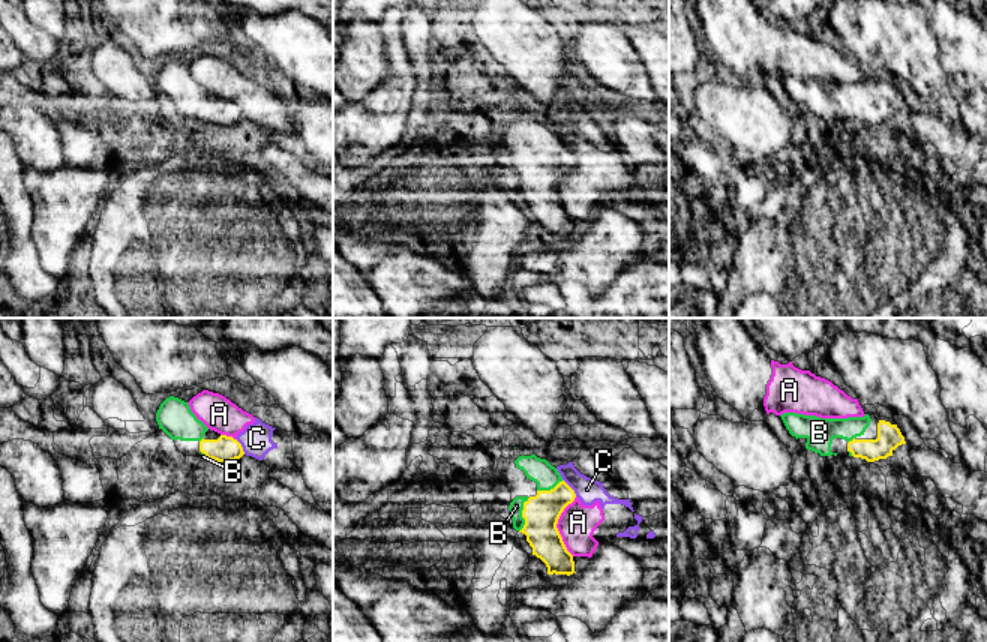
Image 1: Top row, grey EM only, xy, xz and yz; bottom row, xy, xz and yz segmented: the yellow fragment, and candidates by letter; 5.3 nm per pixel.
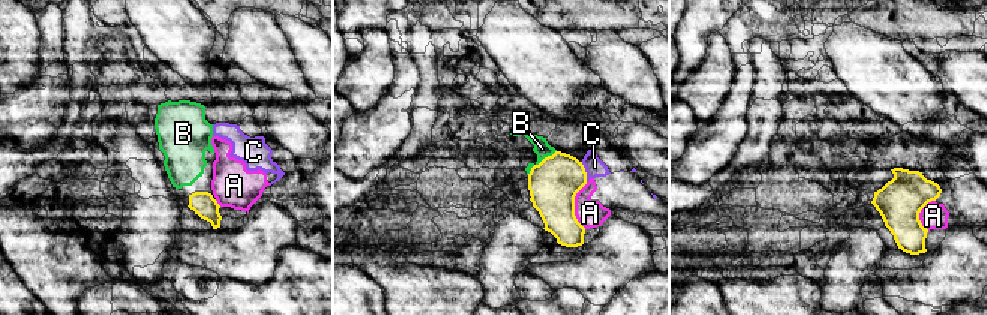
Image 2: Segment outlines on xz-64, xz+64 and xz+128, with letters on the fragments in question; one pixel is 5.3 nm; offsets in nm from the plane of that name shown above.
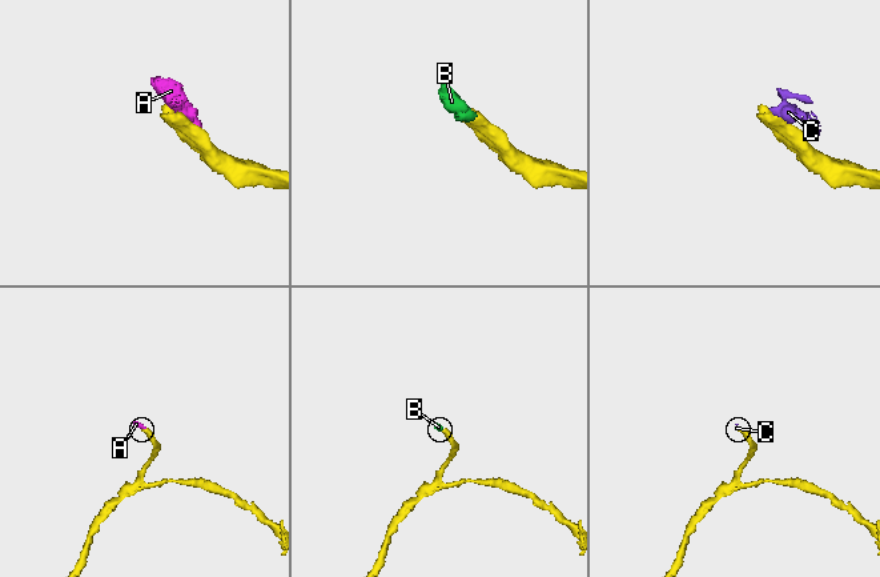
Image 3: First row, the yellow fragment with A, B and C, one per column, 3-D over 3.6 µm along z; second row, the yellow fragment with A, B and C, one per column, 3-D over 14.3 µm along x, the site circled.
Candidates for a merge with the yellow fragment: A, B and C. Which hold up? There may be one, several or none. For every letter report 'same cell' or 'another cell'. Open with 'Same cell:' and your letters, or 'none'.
Same cell: B
A: another cell
B: same cell
C: another cell

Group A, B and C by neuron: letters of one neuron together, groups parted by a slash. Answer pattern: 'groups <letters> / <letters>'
groups A C / B

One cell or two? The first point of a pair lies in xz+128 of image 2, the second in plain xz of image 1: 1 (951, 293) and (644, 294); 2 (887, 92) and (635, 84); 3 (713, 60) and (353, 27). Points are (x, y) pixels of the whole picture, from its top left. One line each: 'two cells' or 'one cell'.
1: two cells
2: two cells
3: one cell

